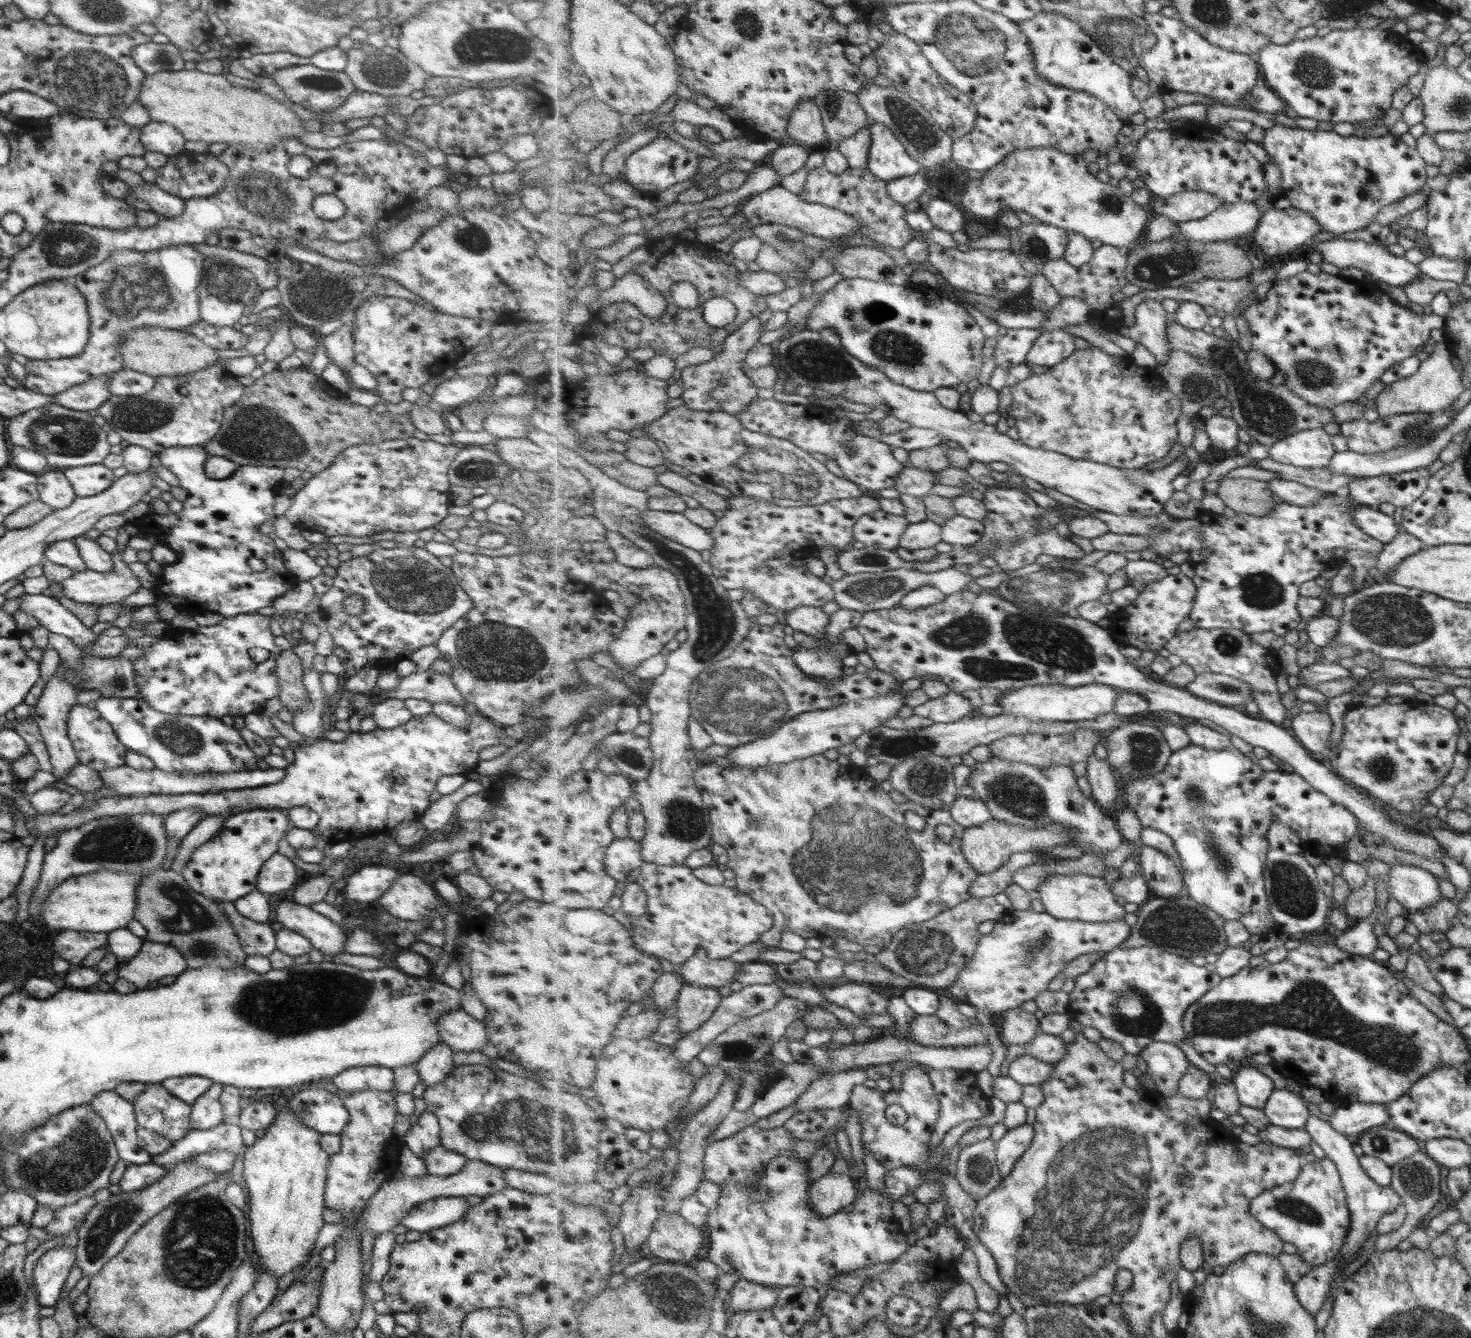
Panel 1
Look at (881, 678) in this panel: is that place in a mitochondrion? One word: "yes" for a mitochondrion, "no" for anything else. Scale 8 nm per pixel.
no

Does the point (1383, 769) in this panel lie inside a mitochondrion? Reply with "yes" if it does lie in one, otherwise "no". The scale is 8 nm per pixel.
yes

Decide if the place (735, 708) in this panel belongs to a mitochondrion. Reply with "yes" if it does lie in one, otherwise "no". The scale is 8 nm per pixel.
yes

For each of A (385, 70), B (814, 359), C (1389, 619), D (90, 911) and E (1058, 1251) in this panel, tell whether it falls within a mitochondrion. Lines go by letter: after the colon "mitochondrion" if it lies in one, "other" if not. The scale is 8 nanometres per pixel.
A: mitochondrion
B: mitochondrion
C: mitochondrion
D: other
E: mitochondrion

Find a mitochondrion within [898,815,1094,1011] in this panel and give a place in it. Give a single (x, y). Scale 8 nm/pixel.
(1030, 956)

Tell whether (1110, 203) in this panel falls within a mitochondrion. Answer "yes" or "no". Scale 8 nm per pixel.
yes

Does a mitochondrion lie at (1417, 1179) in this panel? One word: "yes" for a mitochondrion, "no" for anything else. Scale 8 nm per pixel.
yes

